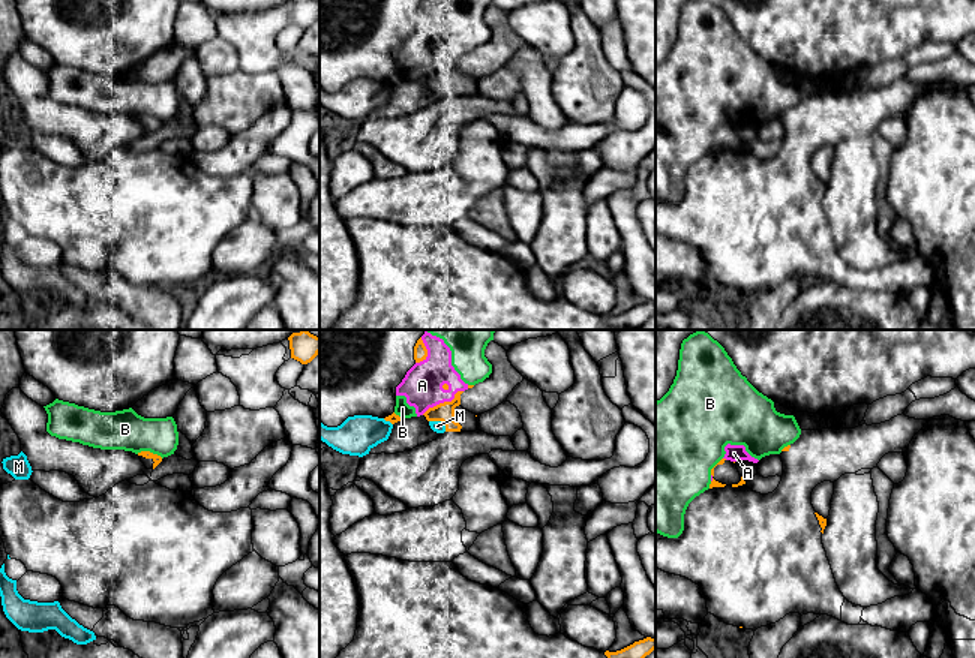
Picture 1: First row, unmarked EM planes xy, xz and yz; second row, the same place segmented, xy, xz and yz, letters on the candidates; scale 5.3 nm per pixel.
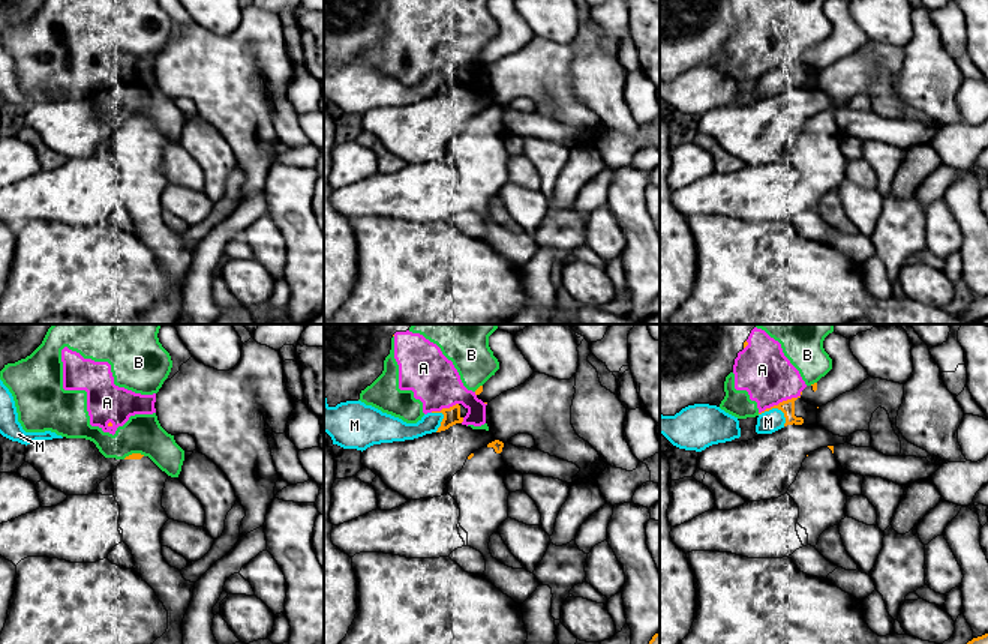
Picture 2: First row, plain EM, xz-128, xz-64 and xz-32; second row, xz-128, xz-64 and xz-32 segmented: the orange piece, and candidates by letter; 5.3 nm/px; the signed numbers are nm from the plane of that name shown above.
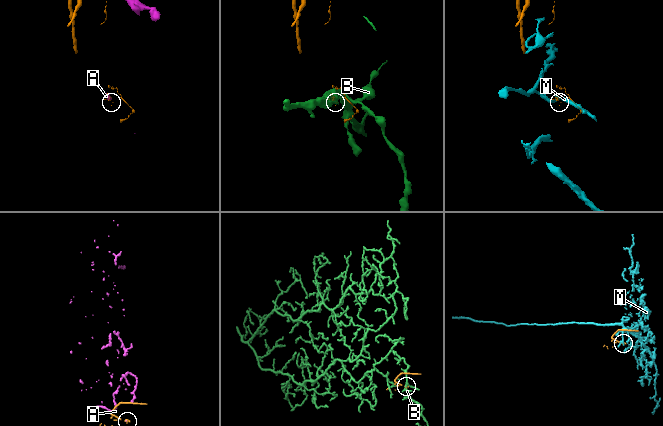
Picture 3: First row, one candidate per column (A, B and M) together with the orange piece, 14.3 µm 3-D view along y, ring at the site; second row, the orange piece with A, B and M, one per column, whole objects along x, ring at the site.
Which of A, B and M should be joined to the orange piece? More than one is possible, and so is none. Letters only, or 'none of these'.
none of these

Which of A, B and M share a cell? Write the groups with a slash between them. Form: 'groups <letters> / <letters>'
groups A B / M

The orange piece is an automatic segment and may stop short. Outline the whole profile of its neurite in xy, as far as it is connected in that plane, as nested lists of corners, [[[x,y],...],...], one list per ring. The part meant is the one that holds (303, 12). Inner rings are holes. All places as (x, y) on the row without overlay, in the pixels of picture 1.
[[[290,0],[291,22],[302,28],[310,27],[320,18],[320,1],[316,0]]]

